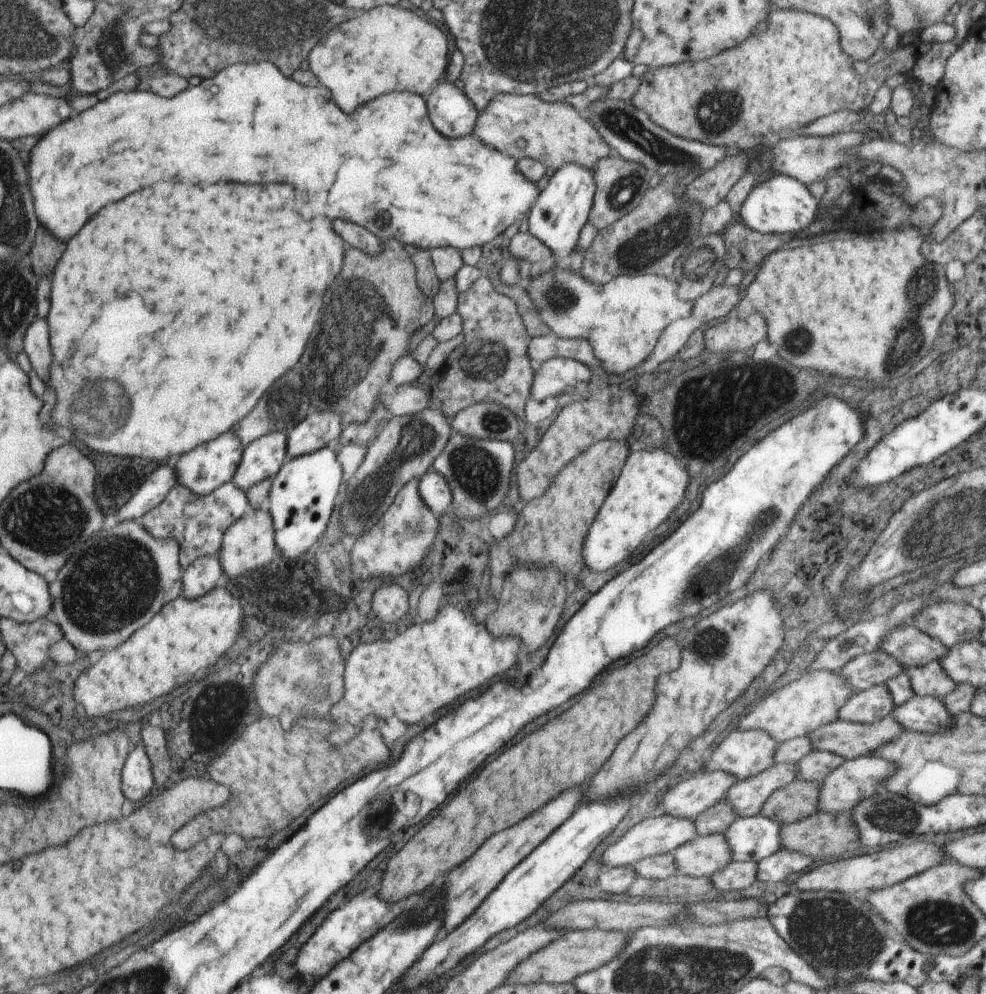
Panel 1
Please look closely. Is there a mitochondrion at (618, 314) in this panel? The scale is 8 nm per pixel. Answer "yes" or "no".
no

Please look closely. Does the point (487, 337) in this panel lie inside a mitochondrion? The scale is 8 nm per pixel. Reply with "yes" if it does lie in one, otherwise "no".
yes

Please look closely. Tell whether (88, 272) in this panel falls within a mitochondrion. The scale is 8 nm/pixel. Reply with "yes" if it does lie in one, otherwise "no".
no

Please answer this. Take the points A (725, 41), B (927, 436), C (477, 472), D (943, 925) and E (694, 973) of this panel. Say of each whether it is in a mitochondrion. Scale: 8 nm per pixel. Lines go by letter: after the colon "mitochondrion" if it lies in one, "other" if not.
A: other
B: other
C: mitochondrion
D: mitochondrion
E: mitochondrion

